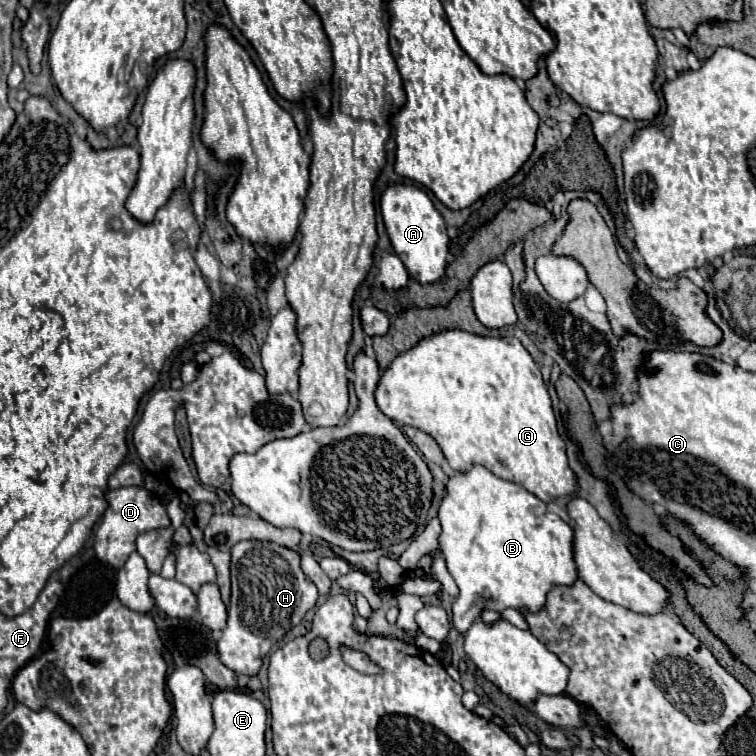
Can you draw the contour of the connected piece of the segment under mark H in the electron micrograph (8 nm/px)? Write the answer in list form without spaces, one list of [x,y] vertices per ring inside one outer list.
[[[244,540],[232,548],[232,600],[228,626],[218,640],[220,660],[232,672],[254,676],[262,666],[262,658],[278,642],[278,636],[296,626],[316,604],[318,588],[300,570],[298,560],[298,552],[274,542]]]

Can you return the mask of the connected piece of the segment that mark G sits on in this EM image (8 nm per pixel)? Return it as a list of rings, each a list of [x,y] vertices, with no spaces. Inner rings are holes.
[[[442,330],[426,336],[414,348],[398,354],[382,372],[376,404],[392,422],[410,424],[430,434],[456,472],[468,472],[472,464],[482,464],[498,478],[524,486],[542,502],[576,492],[576,478],[568,466],[548,390],[536,362],[518,338],[476,336],[464,330]]]

